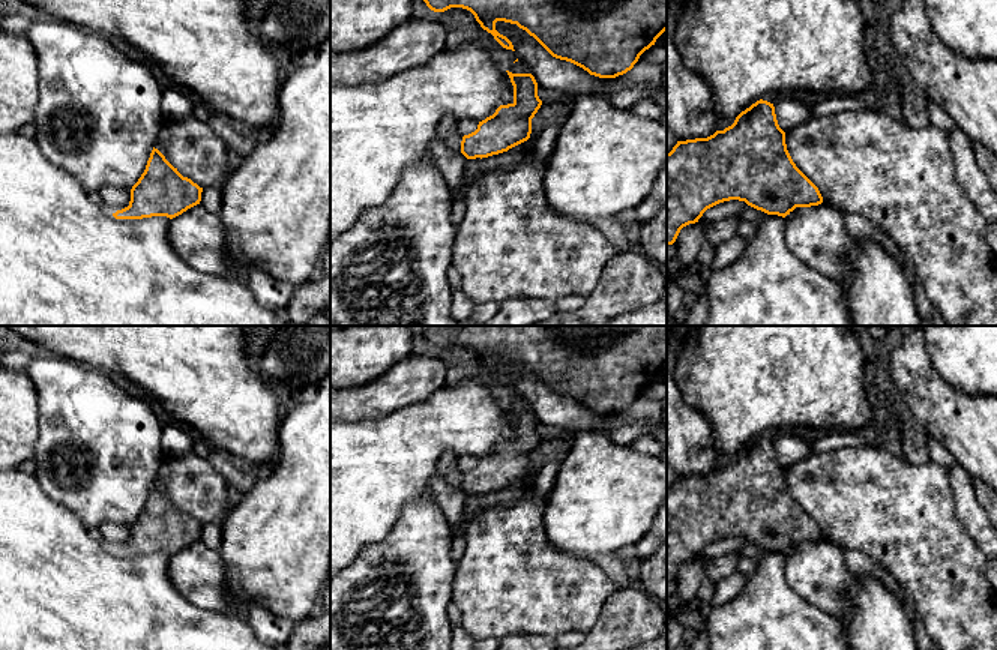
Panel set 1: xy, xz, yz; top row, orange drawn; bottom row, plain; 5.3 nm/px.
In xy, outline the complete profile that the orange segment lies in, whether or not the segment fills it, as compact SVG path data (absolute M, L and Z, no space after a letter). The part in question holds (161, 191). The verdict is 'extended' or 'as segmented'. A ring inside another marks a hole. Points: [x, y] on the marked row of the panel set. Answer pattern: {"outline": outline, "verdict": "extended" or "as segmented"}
{"outline": "M153 147L146 170L131 189L129 206L113 213L116 219L167 216L170 219L200 204L203 188L183 177Z", "verdict": "as segmented"}

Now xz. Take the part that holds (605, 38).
{"outline": "M423 0L434 12L450 8L470 11L483 30L506 50L514 50L512 42L495 30L497 21L517 24L533 36L553 57L571 62L590 75L616 78L626 74L638 62L640 56L655 45L667 30L667 0Z", "verdict": "as segmented"}

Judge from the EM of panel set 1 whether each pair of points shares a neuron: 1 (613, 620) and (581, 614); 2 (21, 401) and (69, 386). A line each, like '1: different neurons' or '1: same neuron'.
1: different neurons
2: different neurons

